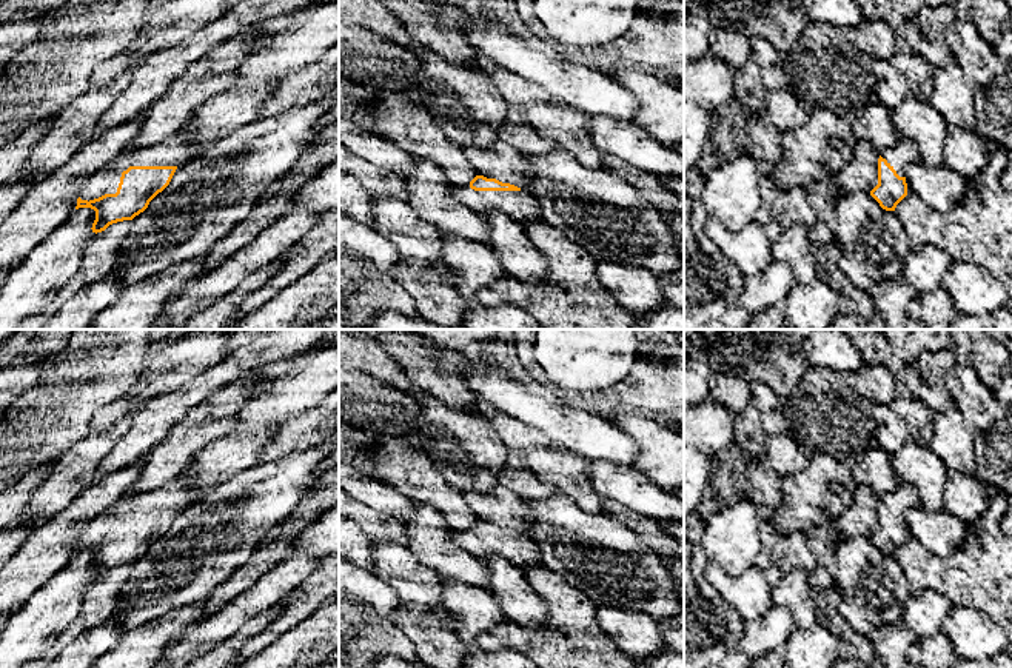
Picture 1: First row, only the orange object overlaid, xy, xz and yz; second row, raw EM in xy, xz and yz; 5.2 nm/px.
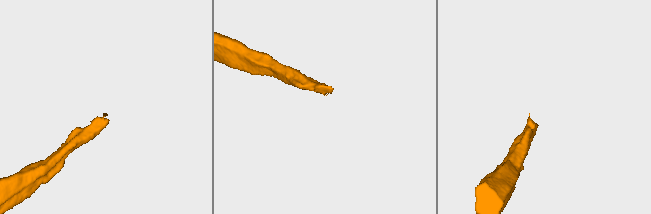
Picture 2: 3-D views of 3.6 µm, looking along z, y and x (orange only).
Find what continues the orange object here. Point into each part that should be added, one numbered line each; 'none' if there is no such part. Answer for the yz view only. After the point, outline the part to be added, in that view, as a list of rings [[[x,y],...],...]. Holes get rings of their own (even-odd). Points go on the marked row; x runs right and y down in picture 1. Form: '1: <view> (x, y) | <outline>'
1: yz (903, 153) | [[[906,139],[898,142],[880,154],[896,171],[900,177],[906,175],[906,169],[916,160],[920,160],[916,146]]]

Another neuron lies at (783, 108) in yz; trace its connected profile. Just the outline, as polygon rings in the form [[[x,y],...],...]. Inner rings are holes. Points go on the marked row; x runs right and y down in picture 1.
[[[781,88],[767,92],[762,112],[782,134],[801,126],[809,119],[810,111],[789,88]]]

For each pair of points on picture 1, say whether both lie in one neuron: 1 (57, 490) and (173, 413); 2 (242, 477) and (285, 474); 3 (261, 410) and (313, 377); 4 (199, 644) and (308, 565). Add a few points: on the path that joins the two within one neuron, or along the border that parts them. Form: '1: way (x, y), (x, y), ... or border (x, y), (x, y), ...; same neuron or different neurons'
1: border (127, 433), (99, 464), (90, 484); different neurons
2: way (253, 477), (274, 477); same neuron
3: way (273, 407), (285, 394), (294, 394), (301, 390); same neuron
4: way (227, 622), (281, 581); same neuron

